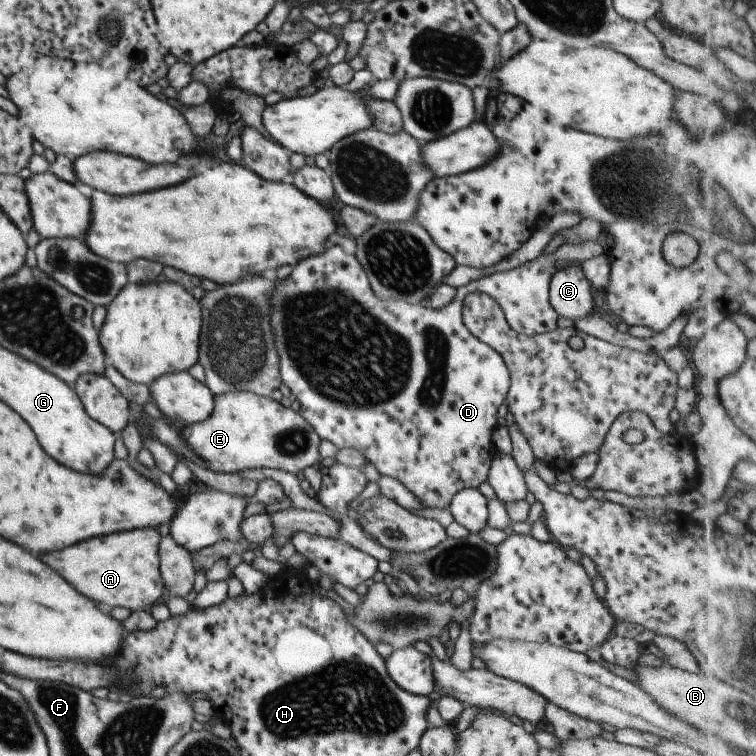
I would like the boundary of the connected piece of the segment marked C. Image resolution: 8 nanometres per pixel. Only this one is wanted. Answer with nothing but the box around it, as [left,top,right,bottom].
[548,261,596,320]

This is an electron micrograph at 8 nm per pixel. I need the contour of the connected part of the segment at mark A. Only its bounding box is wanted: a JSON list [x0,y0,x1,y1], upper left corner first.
[39,528,165,610]

